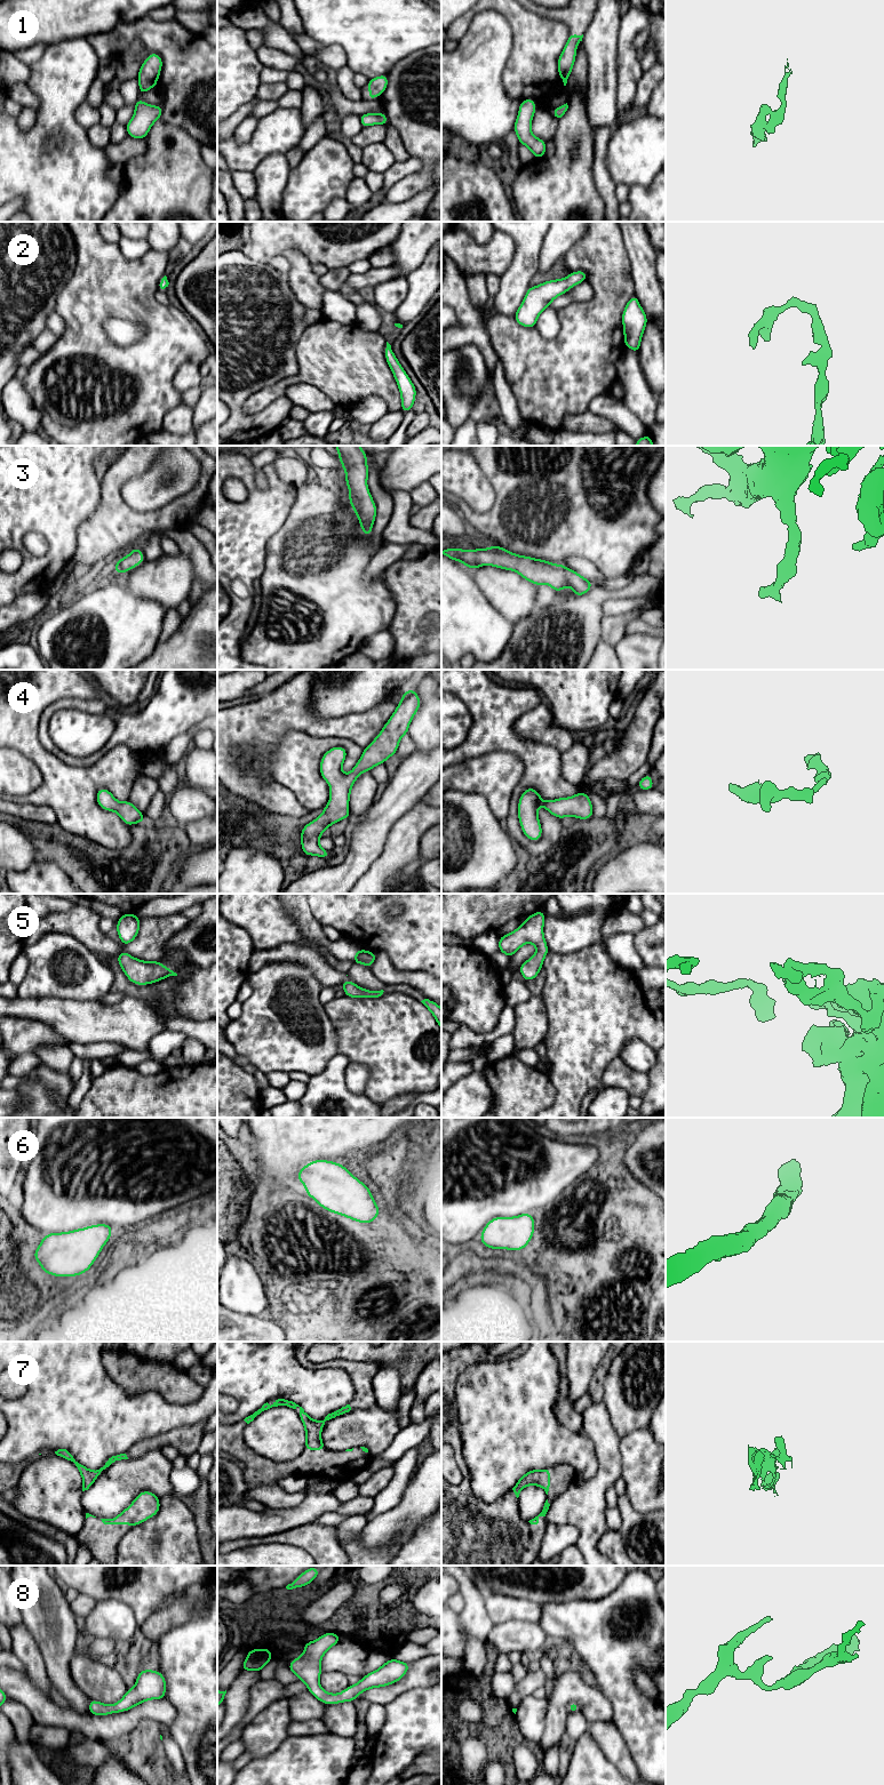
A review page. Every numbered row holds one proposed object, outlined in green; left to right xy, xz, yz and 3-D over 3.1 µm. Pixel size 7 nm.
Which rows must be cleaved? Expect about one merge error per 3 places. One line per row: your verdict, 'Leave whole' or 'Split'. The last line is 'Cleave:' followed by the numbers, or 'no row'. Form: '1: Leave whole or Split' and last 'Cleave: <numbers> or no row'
1: Leave whole
2: Leave whole
3: Leave whole
4: Leave whole
5: Leave whole
6: Leave whole
7: Leave whole
8: Leave whole
Cleave: no row

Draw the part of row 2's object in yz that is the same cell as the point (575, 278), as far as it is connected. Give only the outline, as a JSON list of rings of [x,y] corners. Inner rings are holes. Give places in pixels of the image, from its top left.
[[[576,271],[564,279],[544,281],[539,286],[529,287],[513,319],[523,327],[535,327],[540,313],[550,306],[550,303],[557,296],[567,293],[571,287],[586,281],[587,275],[584,271]]]

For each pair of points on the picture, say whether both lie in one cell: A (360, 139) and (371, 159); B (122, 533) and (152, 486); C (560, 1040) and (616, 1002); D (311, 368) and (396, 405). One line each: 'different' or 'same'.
A: different
B: different
C: same
D: same

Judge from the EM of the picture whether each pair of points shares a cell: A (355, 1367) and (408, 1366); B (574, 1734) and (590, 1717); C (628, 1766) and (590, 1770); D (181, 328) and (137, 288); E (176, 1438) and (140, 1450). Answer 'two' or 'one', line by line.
A: one
B: two
C: two
D: one
E: one

